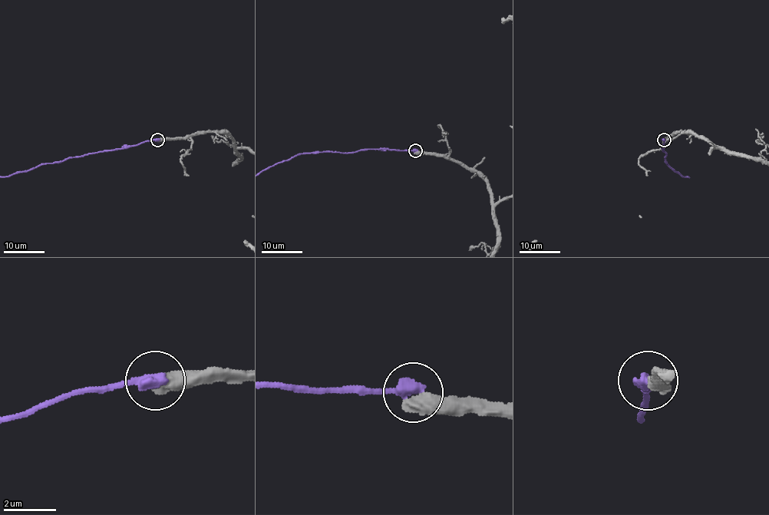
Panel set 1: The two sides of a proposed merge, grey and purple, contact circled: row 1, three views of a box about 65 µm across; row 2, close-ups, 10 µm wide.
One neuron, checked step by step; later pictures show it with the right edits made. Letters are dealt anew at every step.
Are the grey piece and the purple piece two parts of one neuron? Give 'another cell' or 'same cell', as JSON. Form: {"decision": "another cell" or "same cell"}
{"decision": "another cell"}

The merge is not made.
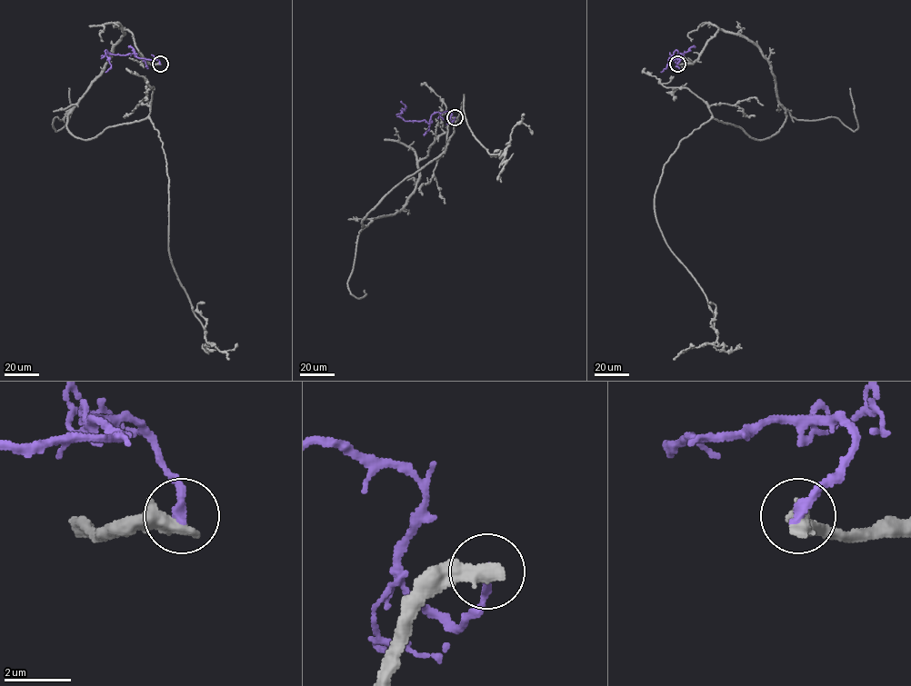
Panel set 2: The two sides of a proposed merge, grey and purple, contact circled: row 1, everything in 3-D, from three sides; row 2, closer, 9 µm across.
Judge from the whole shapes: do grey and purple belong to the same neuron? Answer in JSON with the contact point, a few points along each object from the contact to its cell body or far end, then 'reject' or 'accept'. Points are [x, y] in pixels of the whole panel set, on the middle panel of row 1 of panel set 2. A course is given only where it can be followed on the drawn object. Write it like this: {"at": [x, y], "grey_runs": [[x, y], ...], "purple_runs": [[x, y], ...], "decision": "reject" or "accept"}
{"at": [455, 117], "grey_runs": [[455, 117], [407, 203], [363, 226], [445, 149], [464, 94], [490, 154], [517, 124], [532, 134]], "purple_runs": [[455, 117], [446, 111], [434, 113], [428, 124], [405, 121], [401, 101]], "decision": "reject"}

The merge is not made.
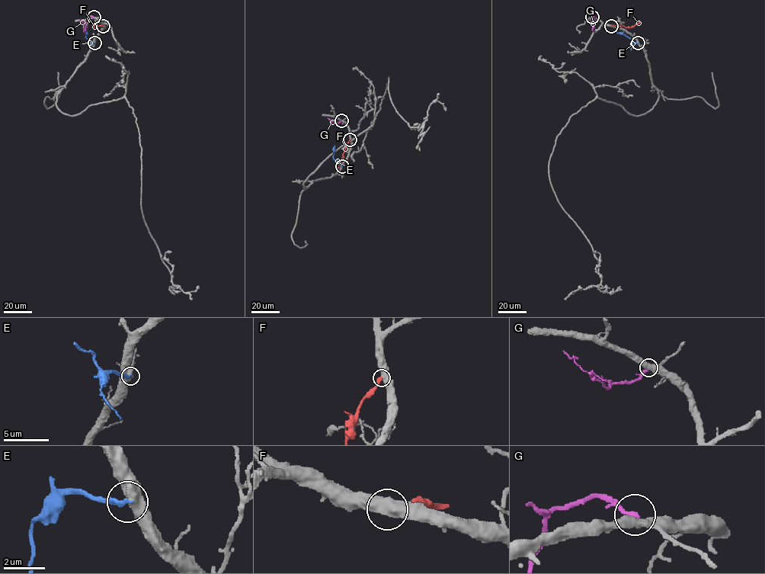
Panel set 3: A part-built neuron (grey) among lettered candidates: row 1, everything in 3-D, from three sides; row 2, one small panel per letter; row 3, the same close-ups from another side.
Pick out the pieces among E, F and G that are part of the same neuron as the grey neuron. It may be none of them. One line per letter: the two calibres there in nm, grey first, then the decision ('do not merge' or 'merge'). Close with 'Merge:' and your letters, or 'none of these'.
E: 550/240 nm | do not merge
F: 550/280 nm | do not merge
G: 440/220 nm | do not merge
Merge: none of these

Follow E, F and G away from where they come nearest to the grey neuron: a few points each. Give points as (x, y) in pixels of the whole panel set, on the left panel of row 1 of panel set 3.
E: (94, 43), (86, 37), (87, 33)
F: (103, 26), (94, 27), (91, 21)
G: (94, 17), (88, 17), (84, 32)

